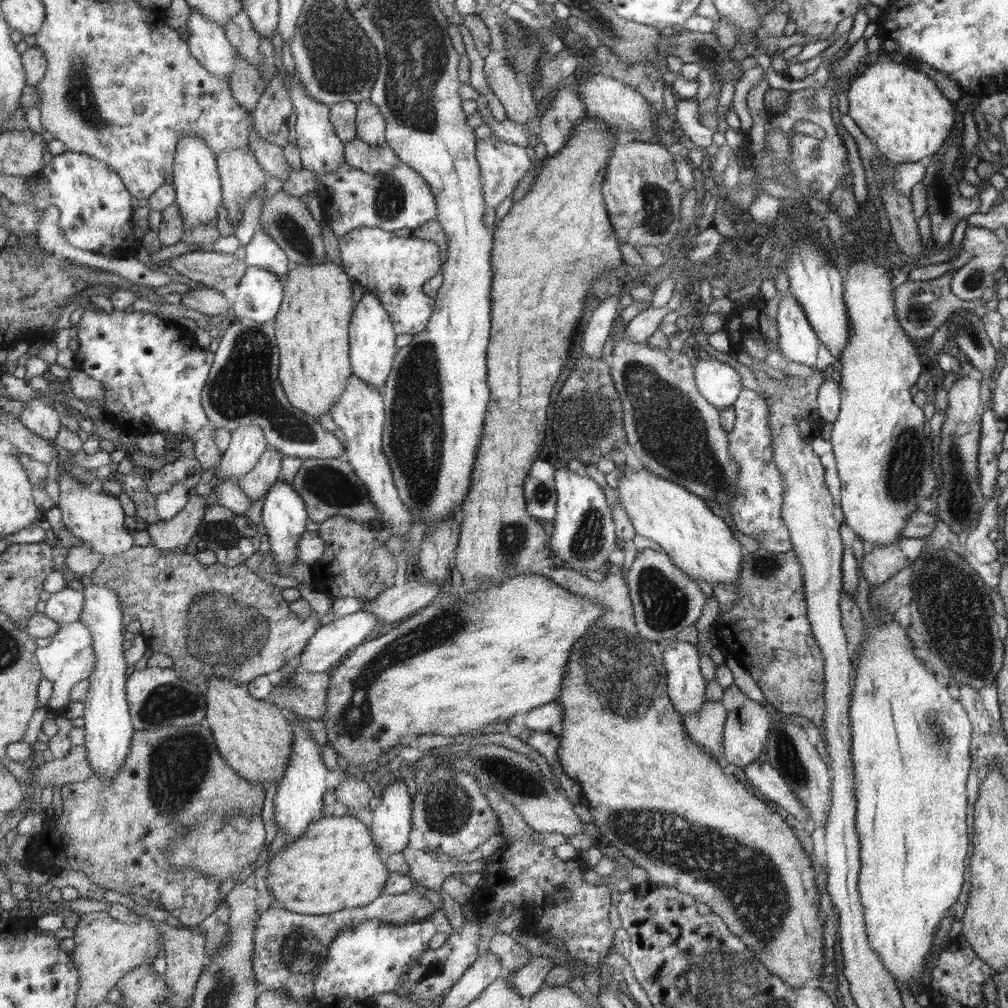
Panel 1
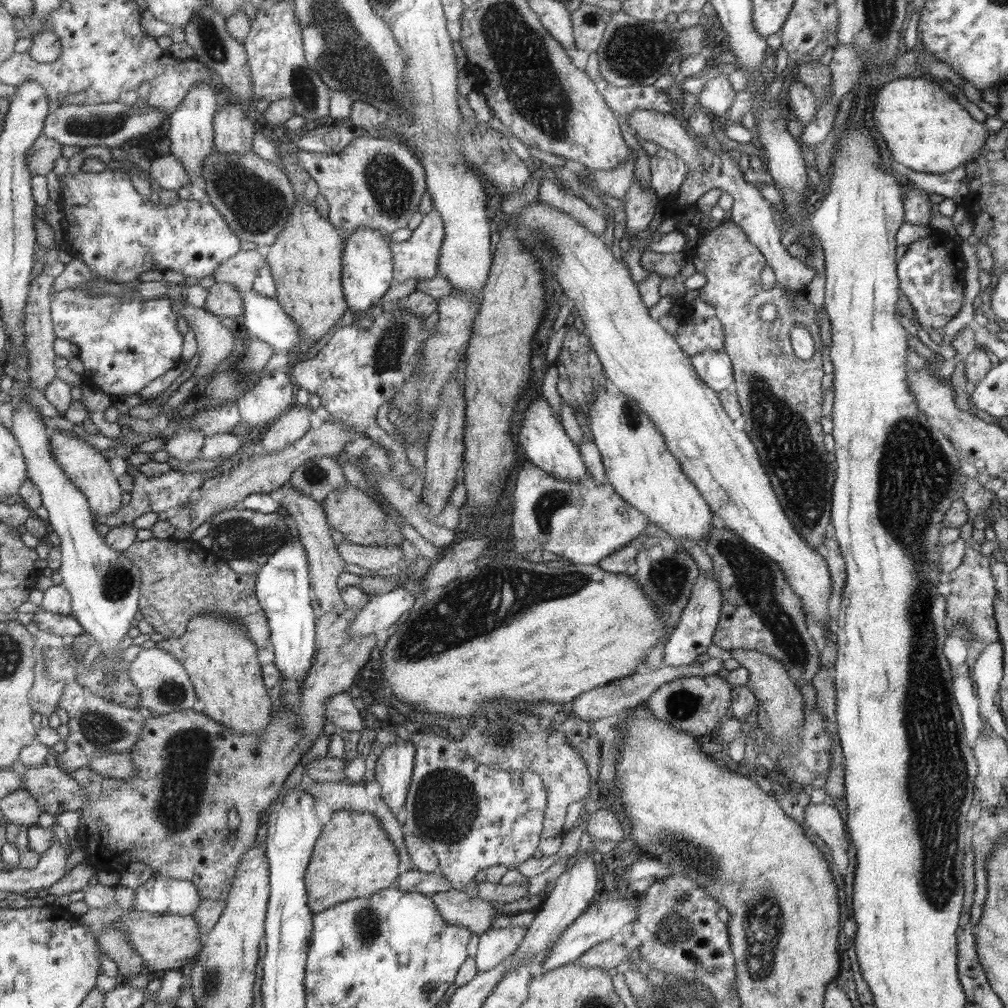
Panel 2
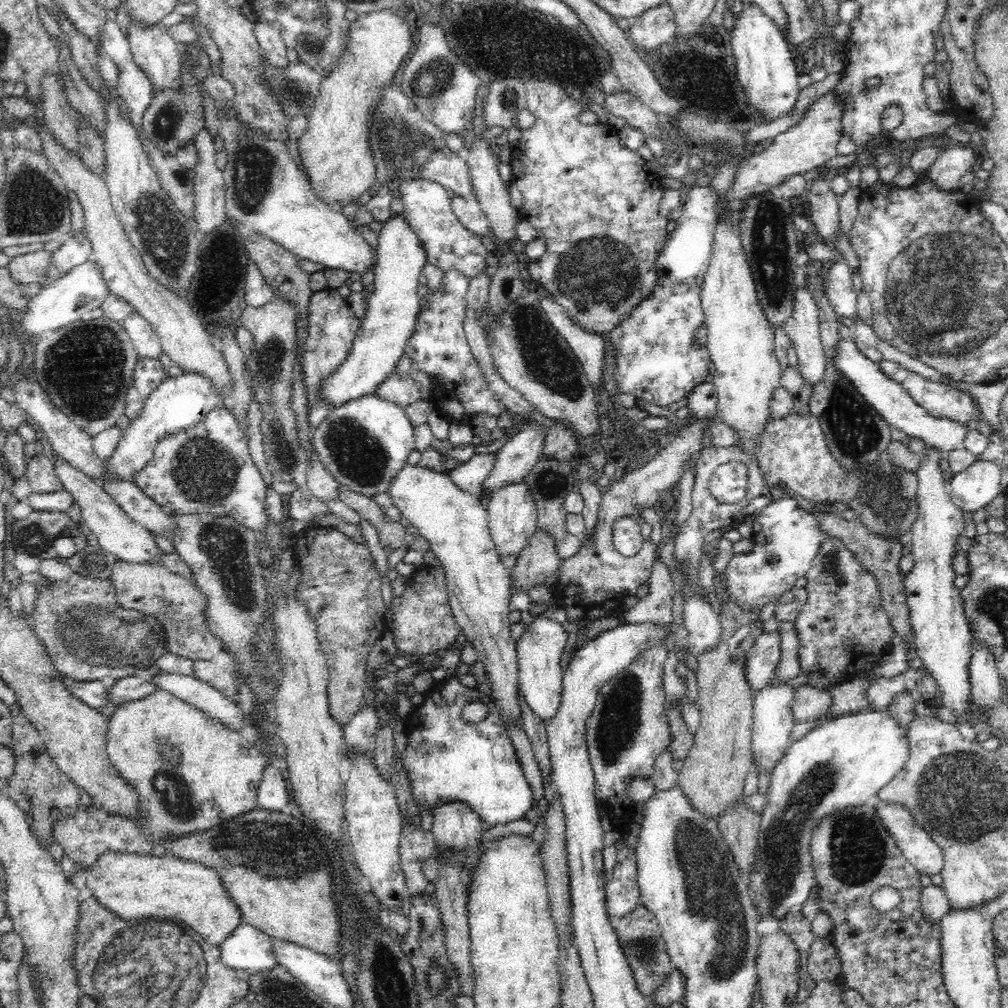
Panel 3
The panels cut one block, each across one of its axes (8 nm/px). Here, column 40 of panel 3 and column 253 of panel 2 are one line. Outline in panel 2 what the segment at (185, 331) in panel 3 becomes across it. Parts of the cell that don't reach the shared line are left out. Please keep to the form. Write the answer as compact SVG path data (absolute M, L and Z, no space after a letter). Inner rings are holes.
M234 101L229 102L222 110L217 110L213 118L214 148L224 154L252 151L253 121Z

